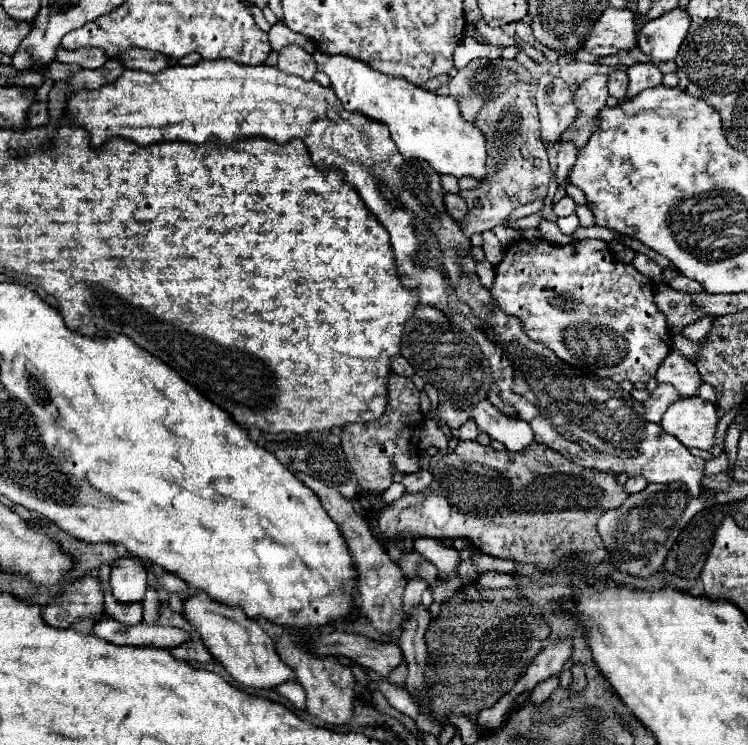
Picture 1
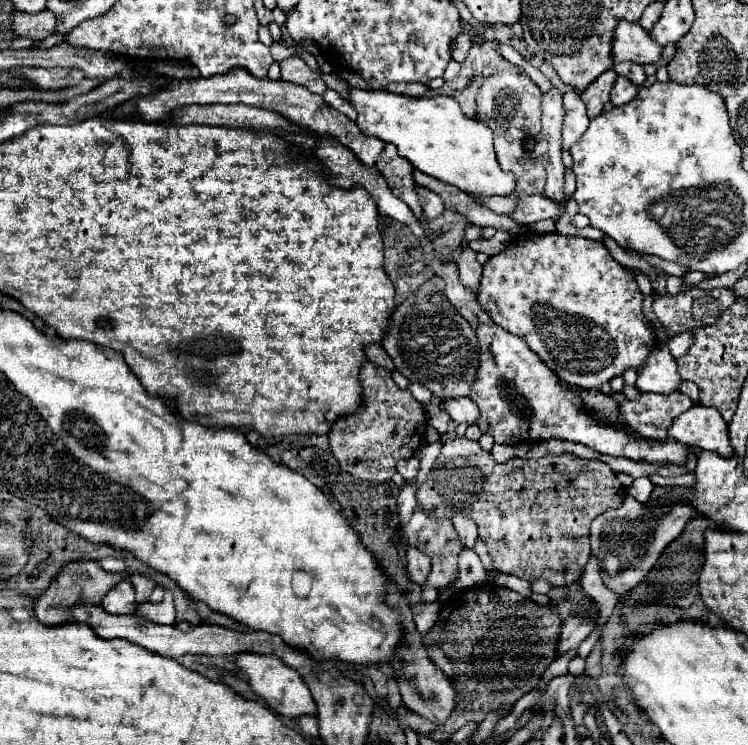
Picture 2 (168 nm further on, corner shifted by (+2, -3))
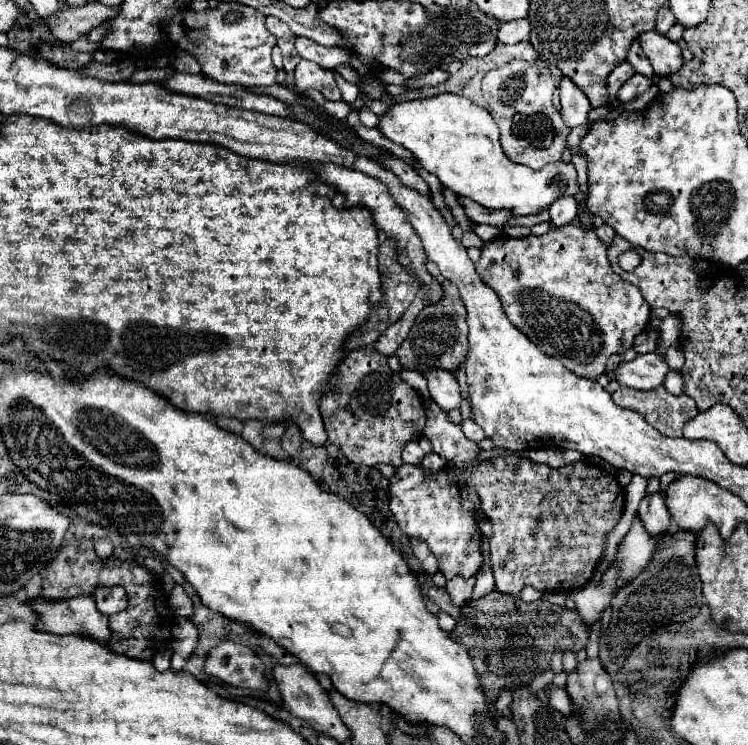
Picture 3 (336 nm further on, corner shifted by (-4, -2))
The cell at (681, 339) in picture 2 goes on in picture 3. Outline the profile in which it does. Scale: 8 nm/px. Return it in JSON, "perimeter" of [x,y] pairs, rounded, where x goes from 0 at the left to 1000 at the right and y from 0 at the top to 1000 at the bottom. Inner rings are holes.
{"perimeter":[[[901,462],[901,464],[896,464],[896,467],[890,470],[888,483],[893,486],[893,491],[896,491],[898,497],[906,497],[906,499],[909,499],[909,494],[914,491],[914,475],[909,472],[909,467],[906,467],[904,462]]]}

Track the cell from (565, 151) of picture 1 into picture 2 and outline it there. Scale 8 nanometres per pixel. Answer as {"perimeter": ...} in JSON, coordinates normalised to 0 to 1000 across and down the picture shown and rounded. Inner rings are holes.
{"perimeter":[[[770,122],[754,125],[754,141],[757,141],[757,168],[751,173],[751,200],[762,200],[783,179],[789,160]]]}

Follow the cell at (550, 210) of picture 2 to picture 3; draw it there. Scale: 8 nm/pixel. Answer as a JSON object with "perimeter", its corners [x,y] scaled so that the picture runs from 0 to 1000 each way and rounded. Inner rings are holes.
{"perimeter":[[[615,263],[612,268],[615,268],[615,274],[618,274],[623,290],[626,290],[634,301],[655,301],[655,303],[666,303],[666,306],[671,306],[671,303],[676,301],[676,295],[679,295],[679,285],[652,282],[652,279],[636,274],[634,268],[628,268],[628,266],[618,266],[618,263]]]}

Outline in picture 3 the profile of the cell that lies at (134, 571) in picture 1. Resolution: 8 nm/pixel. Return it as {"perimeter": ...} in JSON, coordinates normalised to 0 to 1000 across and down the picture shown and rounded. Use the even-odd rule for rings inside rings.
{"perimeter":[[[131,787],[123,800],[126,800],[126,805],[128,805],[128,816],[131,816],[134,821],[139,821],[142,827],[150,827],[150,824],[155,824],[155,821],[163,821],[163,819],[171,813],[171,808],[168,808],[168,795],[166,795],[166,789],[160,789],[160,787],[150,787],[150,789],[144,789],[144,787]]]}

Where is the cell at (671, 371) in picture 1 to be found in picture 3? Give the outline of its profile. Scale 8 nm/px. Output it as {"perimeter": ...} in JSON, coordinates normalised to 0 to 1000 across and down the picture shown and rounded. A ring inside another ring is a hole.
{"perimeter":[[[853,475],[845,486],[829,486],[824,494],[824,510],[829,518],[872,523],[882,518],[893,502],[893,489],[888,489],[885,478],[872,475]]]}

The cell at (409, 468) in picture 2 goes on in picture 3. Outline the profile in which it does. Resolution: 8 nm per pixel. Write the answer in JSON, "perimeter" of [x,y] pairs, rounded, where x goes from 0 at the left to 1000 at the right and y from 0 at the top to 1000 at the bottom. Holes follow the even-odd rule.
{"perimeter":[[[548,591],[540,601],[537,601],[537,617],[543,623],[561,623],[567,615],[564,601],[559,599],[559,591]]]}

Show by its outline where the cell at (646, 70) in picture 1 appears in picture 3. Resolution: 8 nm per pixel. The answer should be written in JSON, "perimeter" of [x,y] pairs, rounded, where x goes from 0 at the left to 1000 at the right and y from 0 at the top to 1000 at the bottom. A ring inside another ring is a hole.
{"perimeter":[[[850,51],[850,54],[845,56],[845,62],[842,62],[840,83],[848,89],[848,94],[850,94],[853,99],[858,99],[858,102],[869,102],[869,105],[874,102],[872,89],[869,89],[869,83],[866,83],[866,78],[864,78],[864,72],[861,72],[856,56],[853,56],[853,51]]]}

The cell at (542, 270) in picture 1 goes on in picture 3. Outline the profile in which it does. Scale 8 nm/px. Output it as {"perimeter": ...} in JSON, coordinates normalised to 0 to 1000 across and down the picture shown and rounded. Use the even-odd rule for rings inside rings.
{"perimeter":[[[754,303],[746,309],[735,306],[735,311],[725,317],[666,317],[644,330],[636,365],[666,395],[679,430],[695,446],[701,446],[725,472],[746,481],[762,499],[781,507],[807,502],[816,475],[832,475],[845,467],[848,454],[869,430],[869,411],[856,397],[856,389],[818,365],[810,344],[810,328],[791,309]]]}

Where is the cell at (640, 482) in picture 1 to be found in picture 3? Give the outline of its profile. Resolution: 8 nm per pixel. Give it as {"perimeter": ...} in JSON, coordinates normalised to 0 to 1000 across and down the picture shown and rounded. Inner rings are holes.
{"perimeter":[[[882,663],[864,666],[856,674],[853,693],[856,693],[856,698],[861,703],[861,711],[866,717],[872,717],[872,719],[893,717],[893,711],[896,711],[896,690],[893,690],[893,682],[890,682],[888,668]]]}

